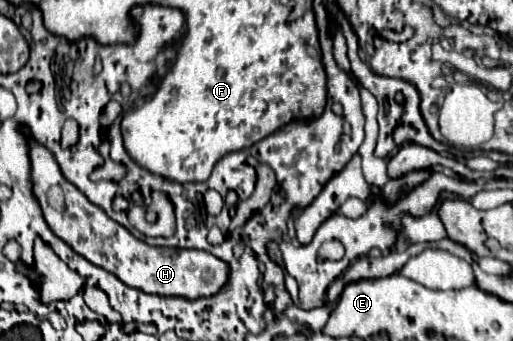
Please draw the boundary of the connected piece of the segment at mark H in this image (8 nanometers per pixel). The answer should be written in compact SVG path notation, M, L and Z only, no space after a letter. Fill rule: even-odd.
M22 125L22 135L28 143L28 155L32 165L32 193L40 203L42 215L48 227L66 241L78 255L90 263L114 273L122 283L144 291L148 295L160 297L184 297L196 301L200 297L212 297L228 283L230 265L216 255L200 249L172 249L172 247L150 247L148 243L136 239L126 227L112 221L100 207L92 205L84 193L80 193L72 183L64 183L64 175L54 159L54 155L40 145L30 131ZM52 185L60 185L64 191L64 209L56 211L48 205L46 193Z

